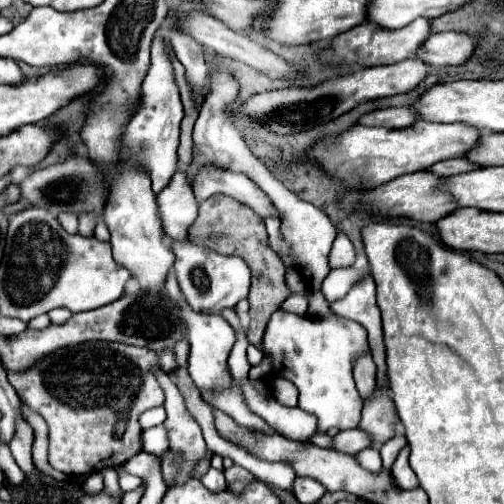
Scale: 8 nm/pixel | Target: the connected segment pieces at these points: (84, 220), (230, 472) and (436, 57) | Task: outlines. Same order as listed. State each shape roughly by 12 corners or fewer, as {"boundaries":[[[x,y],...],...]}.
{"boundaries":[[[81,213],[79,233],[93,237],[95,217],[91,213]],[[227,469],[227,487],[245,489],[255,477],[247,469]],[[433,33],[411,57],[461,65],[477,41],[465,33]]]}

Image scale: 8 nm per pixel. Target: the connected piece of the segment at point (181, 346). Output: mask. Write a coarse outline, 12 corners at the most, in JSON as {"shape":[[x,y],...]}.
{"shape":[[183,338],[173,352],[178,368],[188,366],[189,343]]}

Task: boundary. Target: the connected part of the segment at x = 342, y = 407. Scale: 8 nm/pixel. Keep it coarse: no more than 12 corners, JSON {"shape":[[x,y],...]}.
{"shape":[[275,311],[263,351],[319,433],[359,425],[367,329]]}

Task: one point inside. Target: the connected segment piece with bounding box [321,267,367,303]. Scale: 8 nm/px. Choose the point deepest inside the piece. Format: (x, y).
(337, 284)

